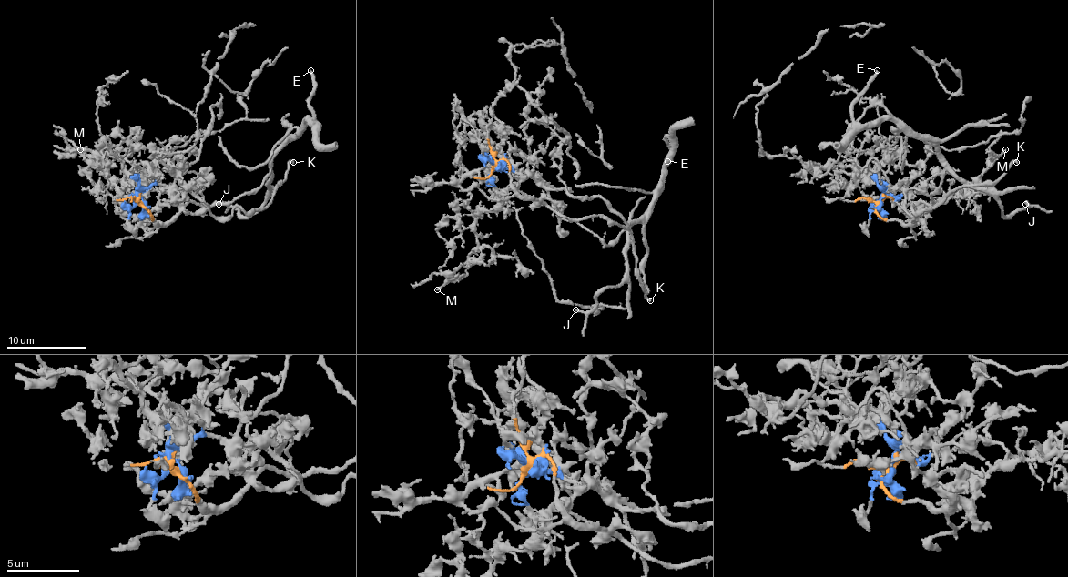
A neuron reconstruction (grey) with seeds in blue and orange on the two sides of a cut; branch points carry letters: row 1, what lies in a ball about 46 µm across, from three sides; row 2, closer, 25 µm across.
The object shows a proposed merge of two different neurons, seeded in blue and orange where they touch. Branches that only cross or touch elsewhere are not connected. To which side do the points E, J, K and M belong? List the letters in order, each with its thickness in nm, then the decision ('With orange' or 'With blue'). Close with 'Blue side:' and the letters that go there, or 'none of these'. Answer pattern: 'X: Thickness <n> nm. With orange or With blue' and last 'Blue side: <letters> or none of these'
E: Thickness 280 nm. With orange
J: Thickness 260 nm. With orange
K: Thickness 260 nm. With blue
M: Thickness 240 nm. With blue
Blue side: K, M

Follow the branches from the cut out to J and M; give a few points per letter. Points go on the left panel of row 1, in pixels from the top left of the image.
J: (140, 200), (162, 224), (190, 202), (207, 206), (250, 194), (270, 170), (270, 194), (252, 214), (218, 204)
M: (142, 200), (138, 194), (155, 184), (168, 190), (167, 200), (137, 218), (118, 202), (120, 194), (81, 148)

